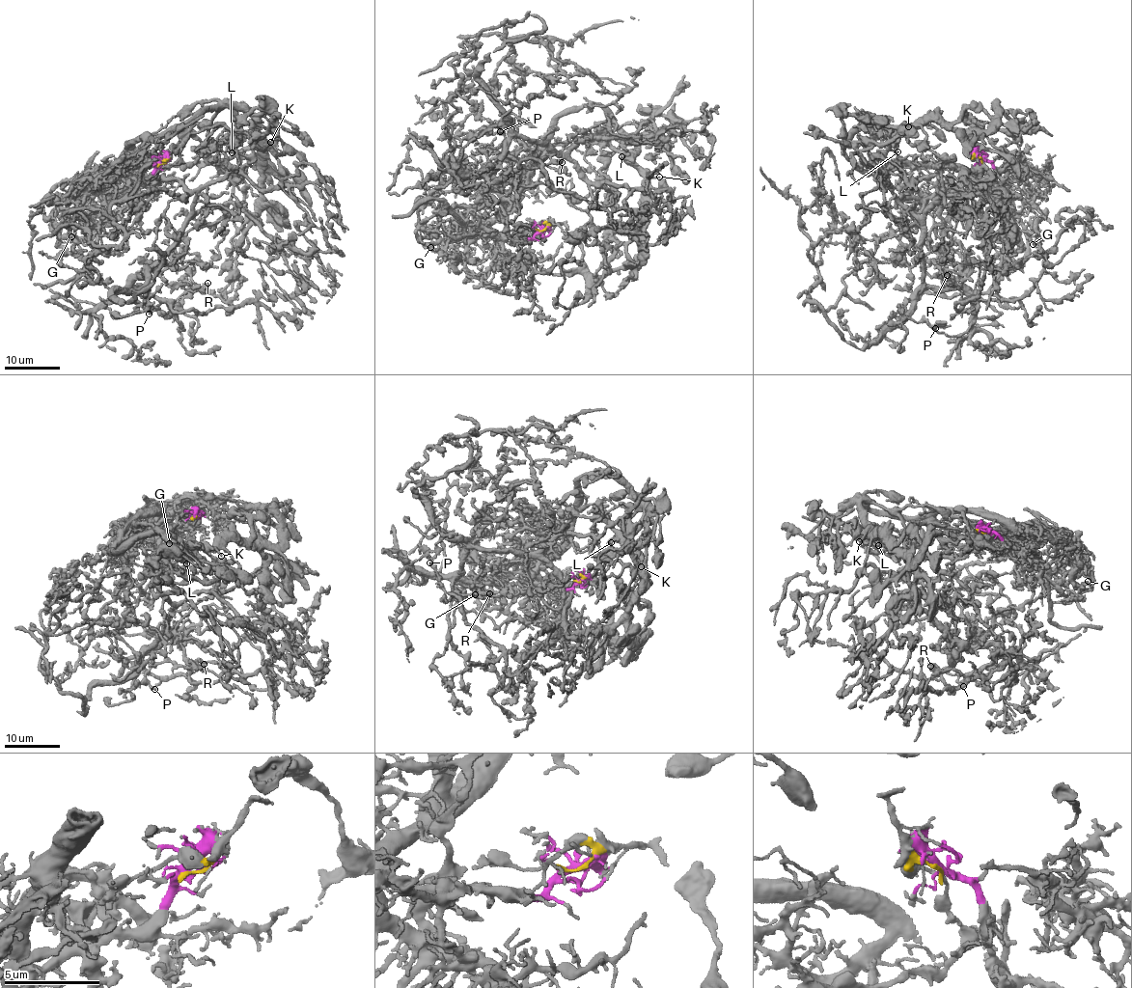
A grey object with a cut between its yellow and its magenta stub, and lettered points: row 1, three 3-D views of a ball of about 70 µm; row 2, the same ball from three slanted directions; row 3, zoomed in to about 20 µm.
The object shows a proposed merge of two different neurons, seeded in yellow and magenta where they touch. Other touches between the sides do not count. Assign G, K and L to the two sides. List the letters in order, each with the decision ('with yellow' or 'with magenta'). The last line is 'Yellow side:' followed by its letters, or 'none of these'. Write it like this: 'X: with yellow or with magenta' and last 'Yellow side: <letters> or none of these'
G: with magenta
K: with magenta
L: with magenta
Yellow side: none of these

